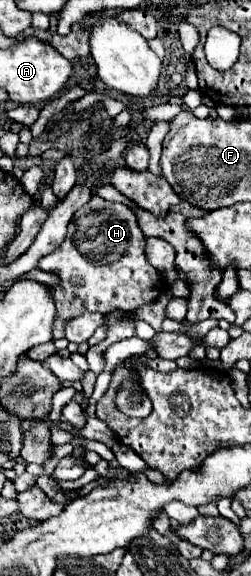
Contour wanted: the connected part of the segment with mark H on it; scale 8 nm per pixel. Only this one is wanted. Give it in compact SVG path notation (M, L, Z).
M92 195L90 203L78 209L68 223L64 243L50 255L44 255L36 265L60 279L60 285L48 287L56 303L54 339L64 337L64 325L86 311L102 315L112 311L134 313L138 307L156 301L164 291L164 285L160 273L148 263L144 249L146 235L142 233L136 215L122 203Z

